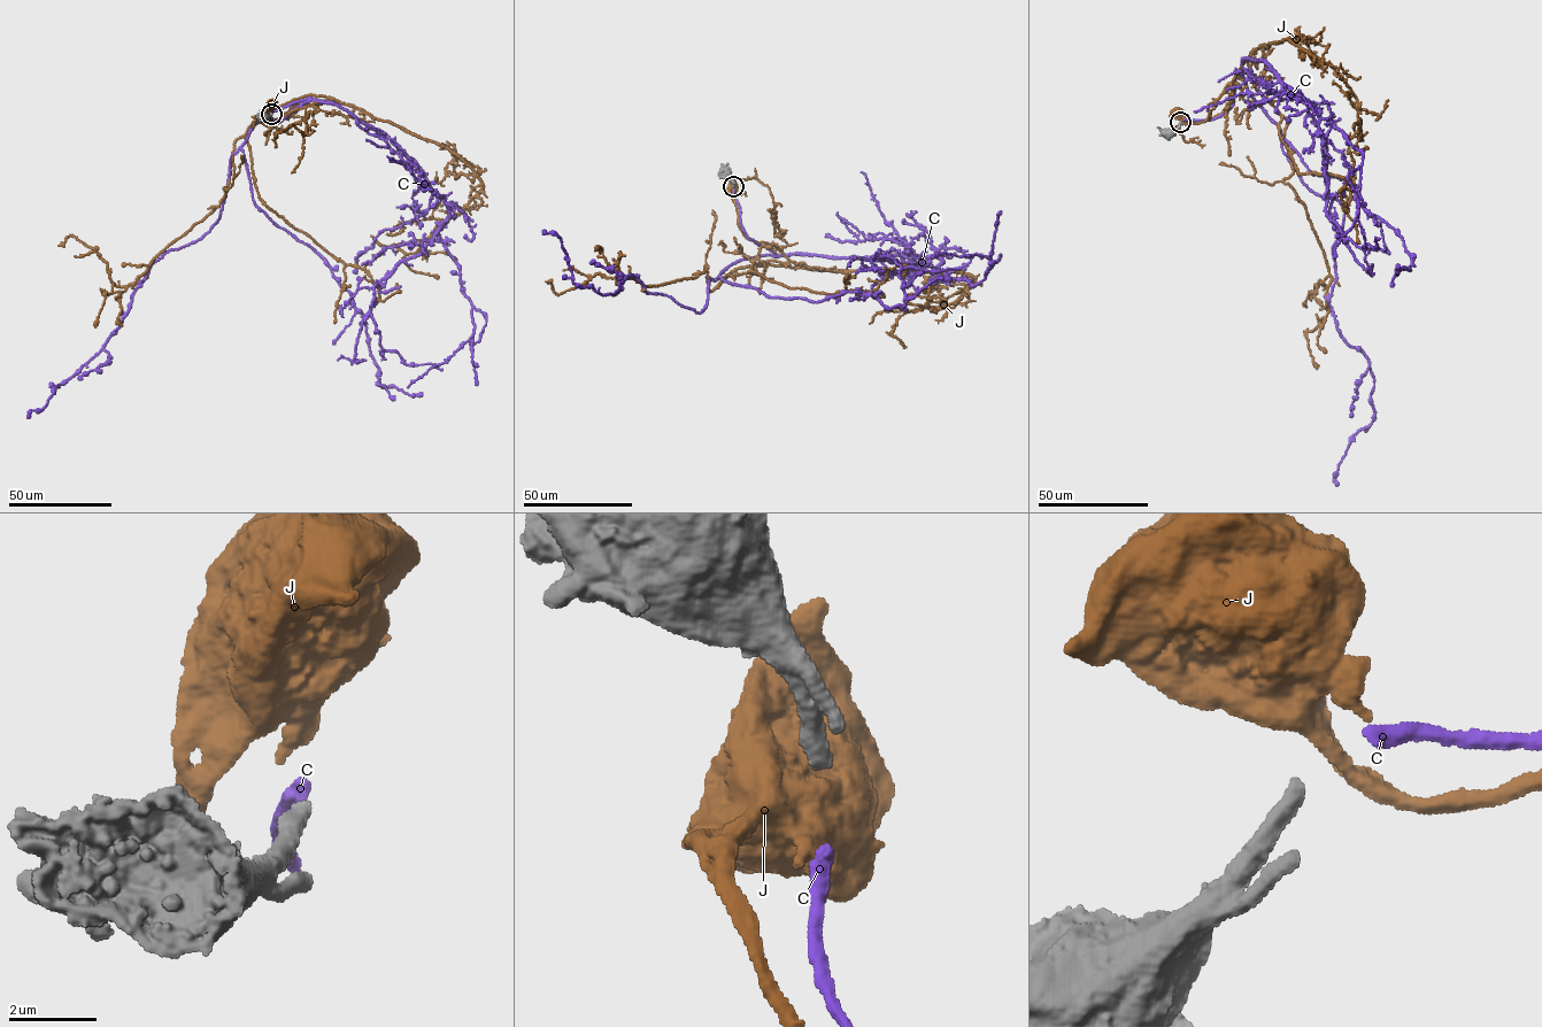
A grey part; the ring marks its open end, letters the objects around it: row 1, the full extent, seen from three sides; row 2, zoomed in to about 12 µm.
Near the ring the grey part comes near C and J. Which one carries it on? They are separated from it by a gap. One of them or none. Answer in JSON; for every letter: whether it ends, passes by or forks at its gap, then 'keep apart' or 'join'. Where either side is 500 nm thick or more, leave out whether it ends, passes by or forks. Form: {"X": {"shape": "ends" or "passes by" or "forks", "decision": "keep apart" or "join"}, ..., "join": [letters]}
{"C": {"shape": "ends", "decision": "join"}, "J": {"decision": "keep apart"}, "join": ["C"]}

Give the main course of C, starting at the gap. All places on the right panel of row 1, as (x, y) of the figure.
C: (1184, 120), (1225, 113), (1241, 66), (1300, 177), (1344, 208), (1328, 302), (1367, 361), (1374, 411), (1338, 486)

